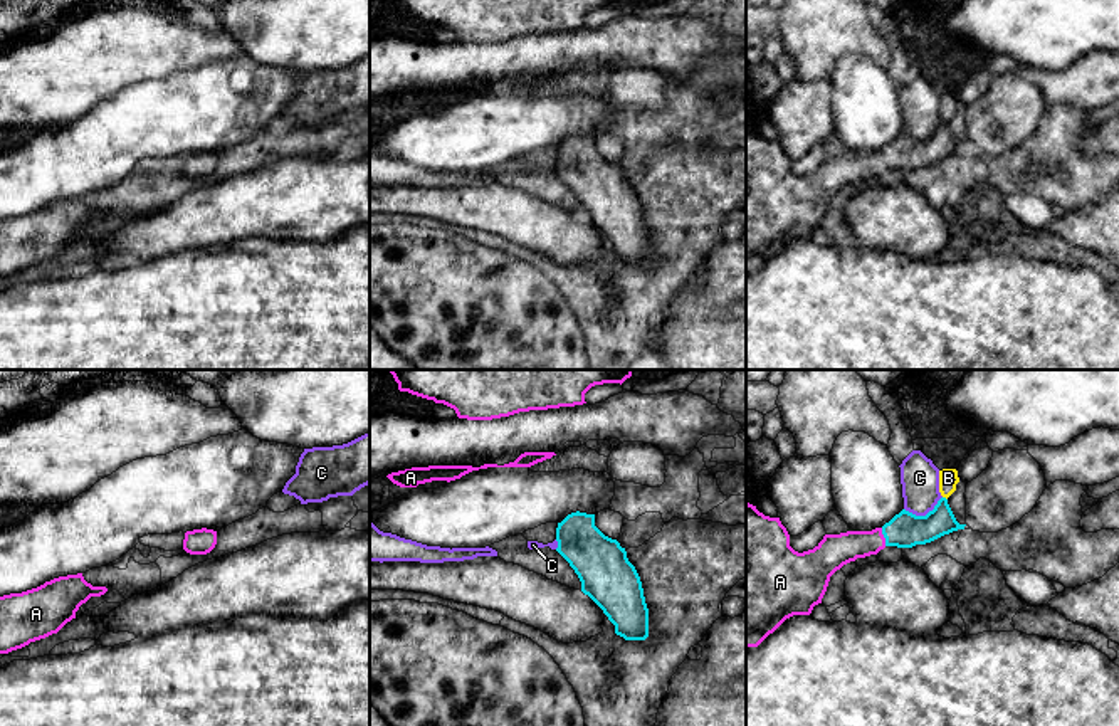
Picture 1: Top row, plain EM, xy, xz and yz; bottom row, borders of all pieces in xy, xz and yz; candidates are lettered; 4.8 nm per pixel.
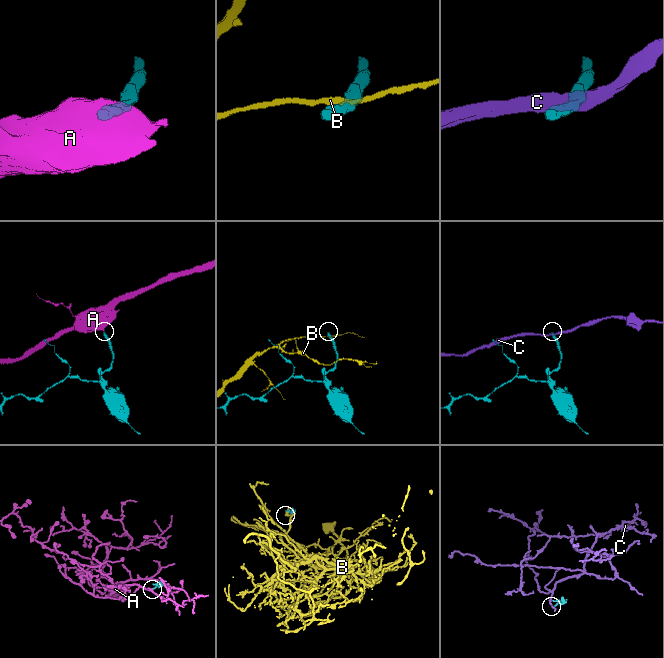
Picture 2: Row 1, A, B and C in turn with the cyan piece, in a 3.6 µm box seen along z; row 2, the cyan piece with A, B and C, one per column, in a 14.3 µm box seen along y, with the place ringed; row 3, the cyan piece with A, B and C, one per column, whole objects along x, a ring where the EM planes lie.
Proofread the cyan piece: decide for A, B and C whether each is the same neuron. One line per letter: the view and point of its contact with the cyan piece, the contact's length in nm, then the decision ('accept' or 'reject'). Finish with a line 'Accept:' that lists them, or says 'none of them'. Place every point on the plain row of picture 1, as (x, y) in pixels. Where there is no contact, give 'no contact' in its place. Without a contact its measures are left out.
A: yz (884, 160) | 90 nm | accept
B: yz (945, 121) | 30 nm | reject
C: yz (926, 138) | 200 nm | reject
Accept: A

